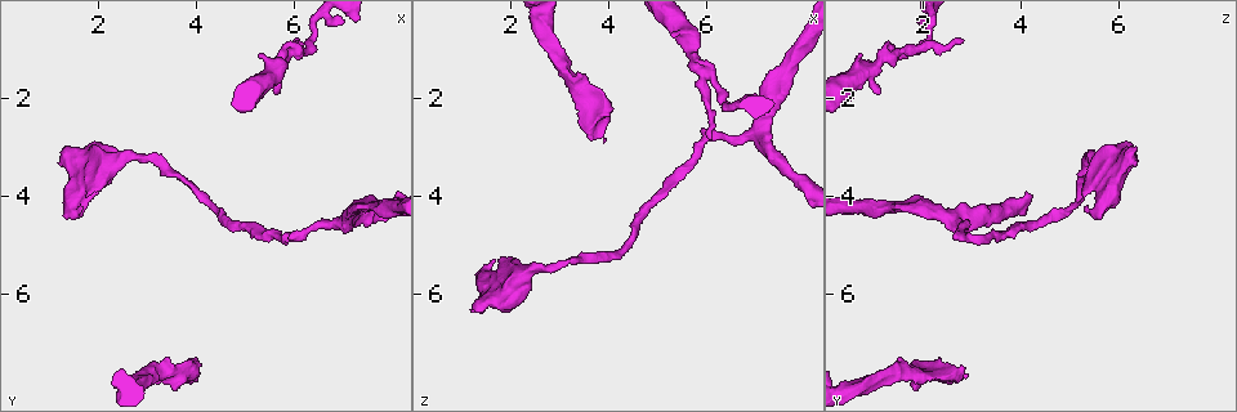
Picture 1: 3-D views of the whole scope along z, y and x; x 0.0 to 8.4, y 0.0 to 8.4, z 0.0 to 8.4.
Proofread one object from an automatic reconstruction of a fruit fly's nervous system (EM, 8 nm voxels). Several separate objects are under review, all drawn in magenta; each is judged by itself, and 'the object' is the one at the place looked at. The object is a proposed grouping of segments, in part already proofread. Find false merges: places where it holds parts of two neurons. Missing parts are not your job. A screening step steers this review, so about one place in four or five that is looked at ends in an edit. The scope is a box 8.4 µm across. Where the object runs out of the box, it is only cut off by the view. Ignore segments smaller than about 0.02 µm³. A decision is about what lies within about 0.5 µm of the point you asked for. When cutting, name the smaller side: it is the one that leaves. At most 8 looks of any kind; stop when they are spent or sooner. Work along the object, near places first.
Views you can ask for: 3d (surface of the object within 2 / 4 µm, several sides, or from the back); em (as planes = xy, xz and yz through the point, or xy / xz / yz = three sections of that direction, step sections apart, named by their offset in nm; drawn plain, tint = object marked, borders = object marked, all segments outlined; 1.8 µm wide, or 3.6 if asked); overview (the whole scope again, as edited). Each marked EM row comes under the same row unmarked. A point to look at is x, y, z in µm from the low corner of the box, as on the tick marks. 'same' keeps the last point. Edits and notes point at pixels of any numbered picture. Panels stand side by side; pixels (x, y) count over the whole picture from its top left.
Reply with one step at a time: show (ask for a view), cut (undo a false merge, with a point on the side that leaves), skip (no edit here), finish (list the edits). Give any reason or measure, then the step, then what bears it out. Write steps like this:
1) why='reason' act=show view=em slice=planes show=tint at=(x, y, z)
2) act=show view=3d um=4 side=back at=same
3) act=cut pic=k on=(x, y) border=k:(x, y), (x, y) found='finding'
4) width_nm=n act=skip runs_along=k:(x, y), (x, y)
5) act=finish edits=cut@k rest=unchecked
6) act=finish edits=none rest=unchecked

why='calibre changes' act=show view=3d um=2 side=back at=(1.55, 4.00, 5.80)

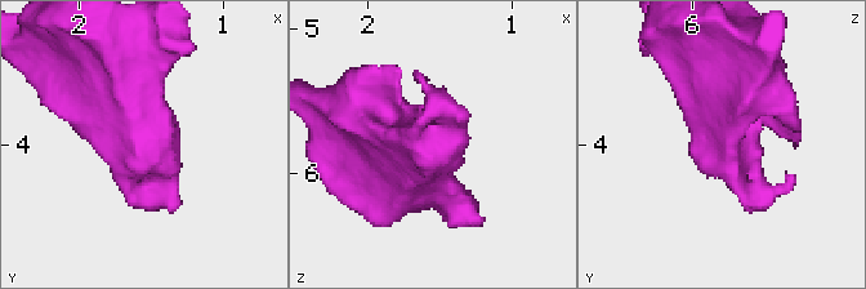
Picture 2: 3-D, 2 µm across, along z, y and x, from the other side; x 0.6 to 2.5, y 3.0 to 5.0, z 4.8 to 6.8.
act=show view=em slice=xy step=16 show=tint at=(1.50, 4.04, 5.74)

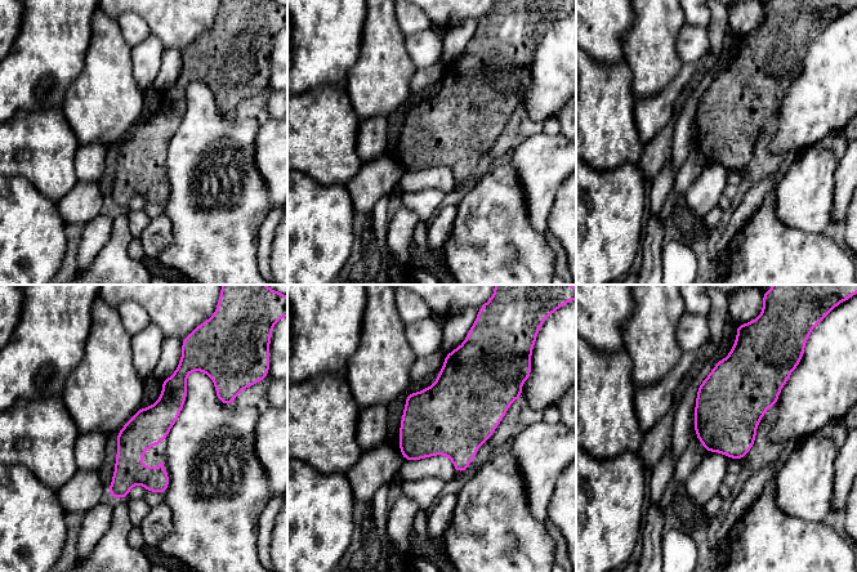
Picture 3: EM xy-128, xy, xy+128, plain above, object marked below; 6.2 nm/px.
act=skip runs_along=3:(182, 366), (112, 492) found='continuous, no second neuron'

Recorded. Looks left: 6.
act=show view=em slice=planes show=tint at=(3.65, 7.65, 2.00)

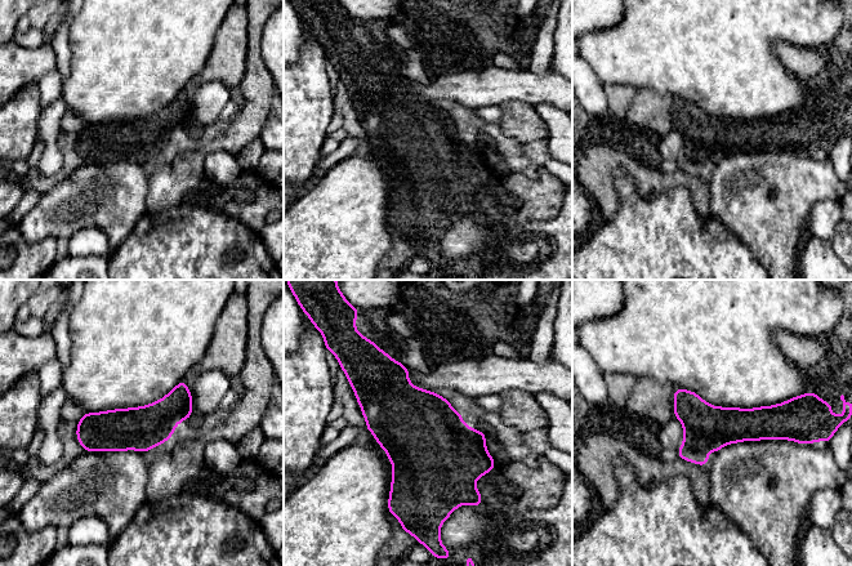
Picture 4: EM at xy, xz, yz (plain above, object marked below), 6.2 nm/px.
act=skip found='one neuron here'

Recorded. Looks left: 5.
why='calibre changes' act=show view=em slice=yz step=4 show=tint at=(5.90, 1.15, 1.45)

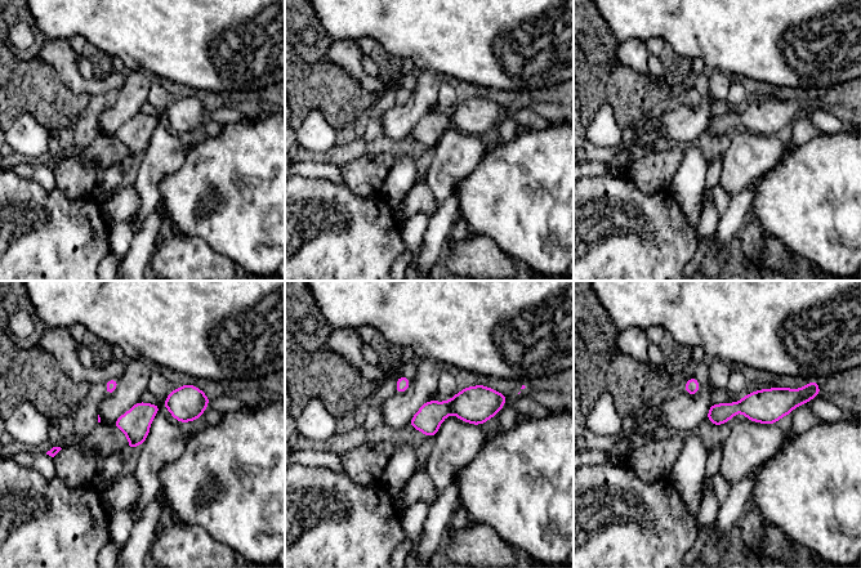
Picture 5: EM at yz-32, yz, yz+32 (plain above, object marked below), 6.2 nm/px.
why='cut it another way' act=show view=em slice=planes show=borders at=same

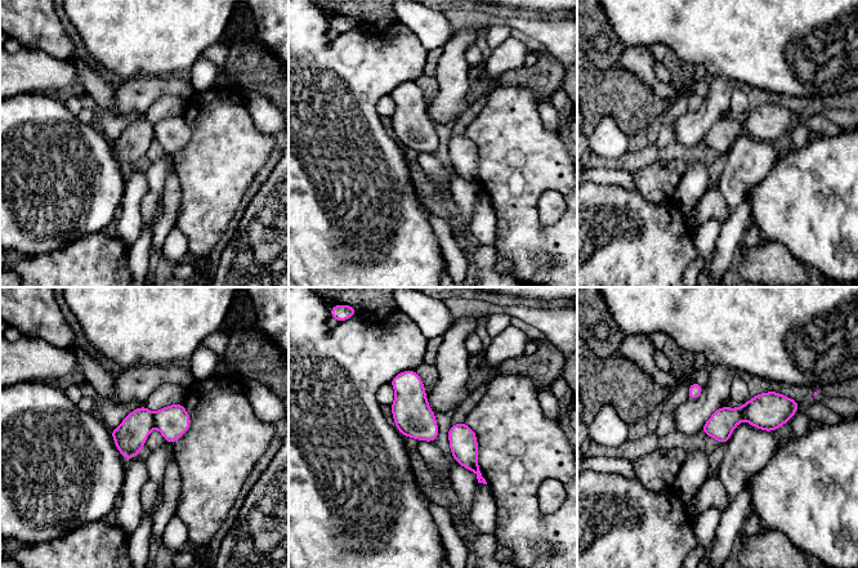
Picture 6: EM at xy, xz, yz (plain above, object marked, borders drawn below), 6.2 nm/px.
width_nm=170 act=skip found='continuous, no second neuron'

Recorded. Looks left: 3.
act=finish edits=none rest=unchecked

